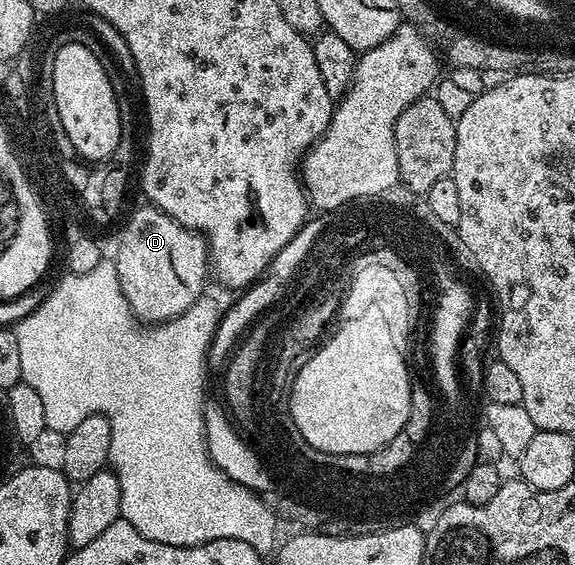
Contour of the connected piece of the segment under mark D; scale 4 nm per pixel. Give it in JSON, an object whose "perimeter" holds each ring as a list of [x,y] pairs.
{"perimeter":[[[144,205],[125,223],[121,231],[121,244],[117,247],[115,262],[121,292],[127,297],[129,307],[138,320],[149,325],[166,323],[168,319],[181,315],[187,305],[187,271],[203,271],[203,257],[209,257],[209,249],[204,235],[198,235],[195,231],[189,231],[179,224],[170,215],[160,211],[158,207]]]}

